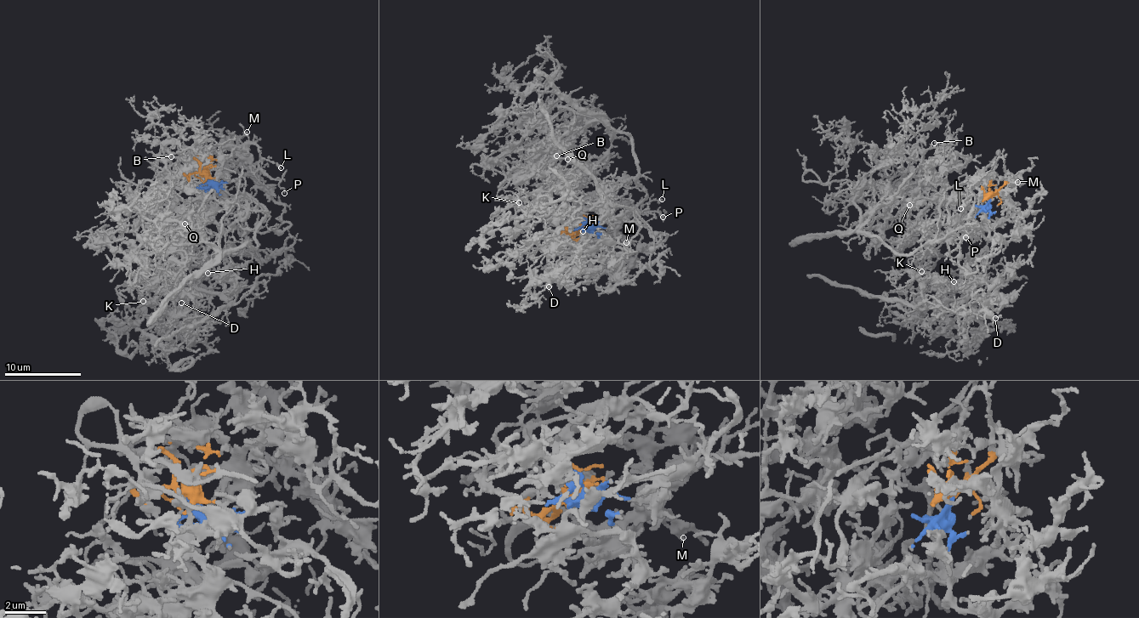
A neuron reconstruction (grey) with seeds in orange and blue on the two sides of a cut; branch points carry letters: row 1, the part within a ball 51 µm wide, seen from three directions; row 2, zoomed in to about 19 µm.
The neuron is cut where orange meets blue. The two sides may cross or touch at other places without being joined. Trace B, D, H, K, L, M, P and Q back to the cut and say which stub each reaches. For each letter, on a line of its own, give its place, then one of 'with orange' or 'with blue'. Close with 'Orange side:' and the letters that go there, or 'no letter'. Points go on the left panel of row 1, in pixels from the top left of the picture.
B: place (171, 156); with blue
D: place (181, 303); with blue
H: place (207, 273); with blue
K: place (143, 301); with blue
L: place (281, 167); with orange
M: place (247, 132); with orange
P: place (284, 193); with orange
Q: place (185, 223); with blue
Orange side: L, M, P

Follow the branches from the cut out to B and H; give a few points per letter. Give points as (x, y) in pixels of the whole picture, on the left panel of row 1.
B: (204, 178), (266, 214), (216, 186), (197, 227), (164, 213), (152, 179), (159, 152), (171, 155)
H: (204, 178), (224, 198), (254, 199), (261, 229), (209, 206), (188, 212), (169, 241), (198, 250), (207, 273)

